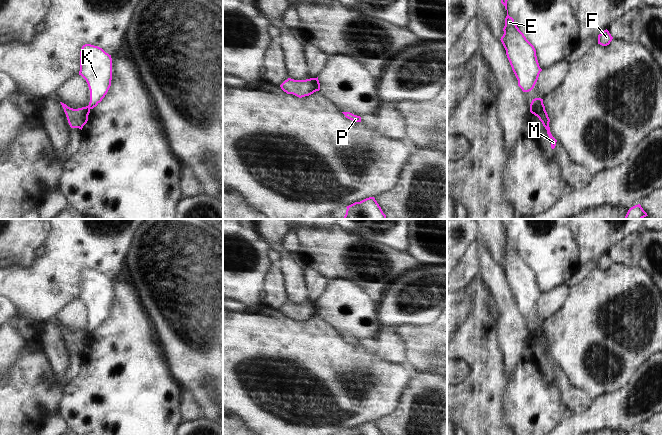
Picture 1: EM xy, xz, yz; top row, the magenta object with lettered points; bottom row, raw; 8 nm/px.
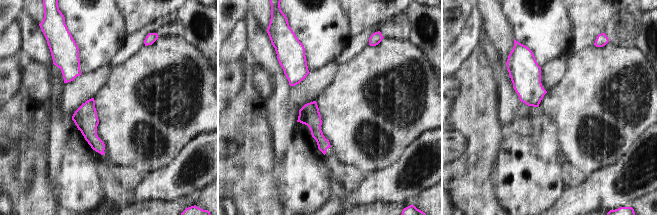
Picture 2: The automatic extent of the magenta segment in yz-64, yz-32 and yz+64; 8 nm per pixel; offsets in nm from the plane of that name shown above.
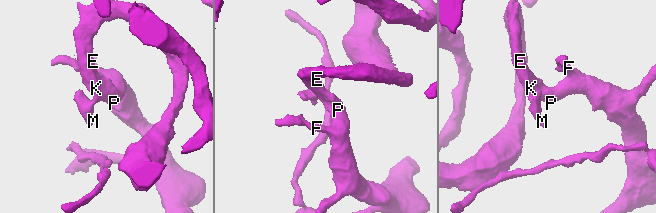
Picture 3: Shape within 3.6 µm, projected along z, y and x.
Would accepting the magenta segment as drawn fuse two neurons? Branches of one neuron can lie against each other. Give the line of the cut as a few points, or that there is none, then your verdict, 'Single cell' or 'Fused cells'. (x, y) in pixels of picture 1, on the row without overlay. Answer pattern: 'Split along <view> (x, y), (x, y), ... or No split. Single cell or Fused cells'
Split along yz (542, 326), (530, 332). Fused cells

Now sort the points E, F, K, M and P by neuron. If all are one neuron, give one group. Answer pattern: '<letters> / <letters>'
E F K P / M

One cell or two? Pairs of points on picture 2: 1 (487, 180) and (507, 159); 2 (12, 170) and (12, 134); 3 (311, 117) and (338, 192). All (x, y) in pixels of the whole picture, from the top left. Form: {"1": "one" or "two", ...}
{"1": "two", "2": "two", "3": "two"}

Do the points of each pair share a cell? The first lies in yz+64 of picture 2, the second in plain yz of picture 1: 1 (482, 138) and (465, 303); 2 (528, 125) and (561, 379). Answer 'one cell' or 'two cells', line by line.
1: two cells
2: two cells

